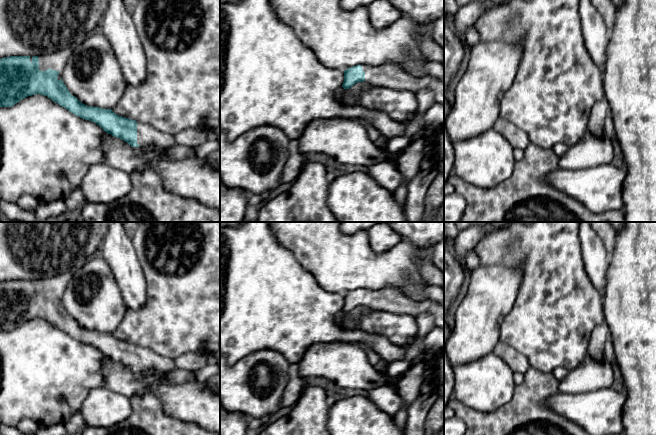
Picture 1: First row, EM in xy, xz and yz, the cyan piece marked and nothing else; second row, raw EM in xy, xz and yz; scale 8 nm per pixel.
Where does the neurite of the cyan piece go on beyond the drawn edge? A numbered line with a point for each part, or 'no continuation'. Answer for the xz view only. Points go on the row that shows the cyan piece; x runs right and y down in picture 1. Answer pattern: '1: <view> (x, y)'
1: xz (389, 75)

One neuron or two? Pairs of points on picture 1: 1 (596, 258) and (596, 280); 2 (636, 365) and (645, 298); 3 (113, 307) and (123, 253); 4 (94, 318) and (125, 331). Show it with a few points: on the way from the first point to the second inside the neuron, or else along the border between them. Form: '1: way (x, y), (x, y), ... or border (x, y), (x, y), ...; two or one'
1: way (596, 263), (596, 275); one
2: way (645, 348), (645, 315); one
3: border (106, 263), (110, 268), (126, 306); two
4: border (127, 308), (121, 322), (111, 333); two

